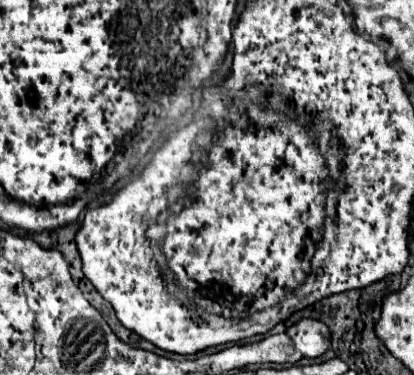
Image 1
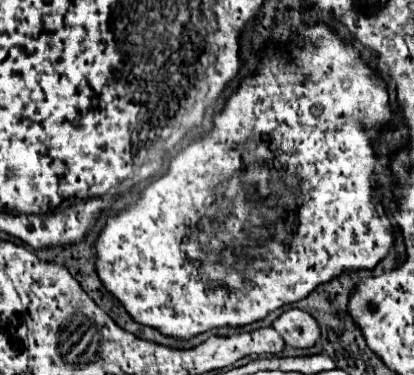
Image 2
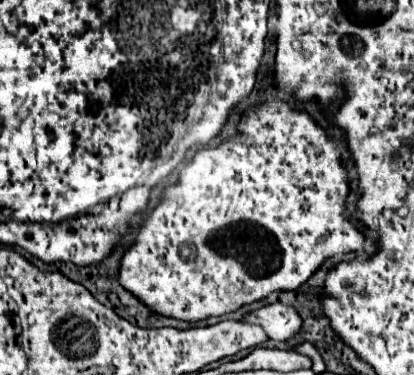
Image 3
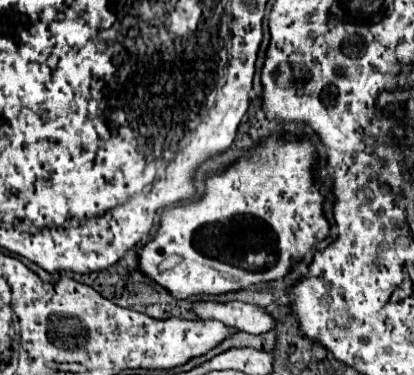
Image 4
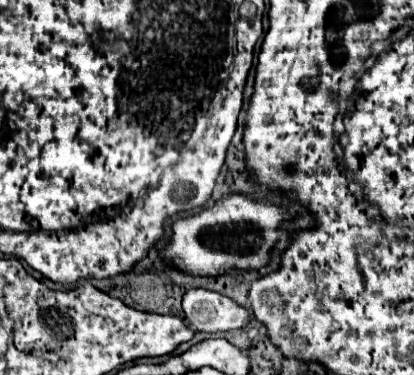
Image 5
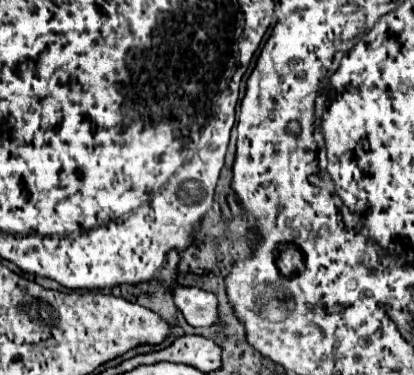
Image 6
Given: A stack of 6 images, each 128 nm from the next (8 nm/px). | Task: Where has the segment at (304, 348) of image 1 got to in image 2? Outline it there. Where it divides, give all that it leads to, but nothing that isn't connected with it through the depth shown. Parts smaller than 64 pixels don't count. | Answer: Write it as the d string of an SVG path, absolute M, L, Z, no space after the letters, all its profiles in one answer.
M298 308L284 310L274 322L272 328L284 338L288 346L294 348L308 348L320 338L320 328L316 320Z

